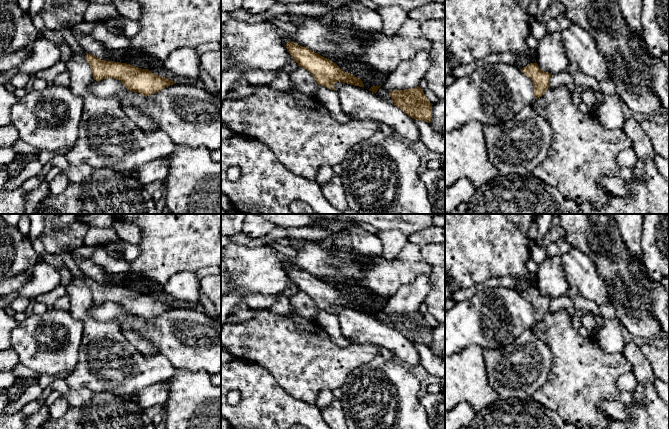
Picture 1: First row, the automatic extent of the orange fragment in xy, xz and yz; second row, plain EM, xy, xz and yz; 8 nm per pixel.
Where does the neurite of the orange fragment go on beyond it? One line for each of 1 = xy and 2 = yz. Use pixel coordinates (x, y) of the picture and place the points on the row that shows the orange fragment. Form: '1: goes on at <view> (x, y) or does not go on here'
1: does not go on here
2: does not go on here

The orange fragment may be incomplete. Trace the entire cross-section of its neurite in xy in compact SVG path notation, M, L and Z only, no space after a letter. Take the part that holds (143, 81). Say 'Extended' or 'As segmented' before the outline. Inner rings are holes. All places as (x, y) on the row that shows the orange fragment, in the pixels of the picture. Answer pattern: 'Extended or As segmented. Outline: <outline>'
As segmented. Outline: M88 53L85 59L92 69L94 80L114 78L121 81L128 90L143 96L150 96L175 84L172 80L156 75L148 69L141 69L127 63L101 60Z

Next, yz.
As segmented. Outline: M530 63L523 67L521 71L533 82L535 98L540 98L549 88L551 74L542 71L537 63Z

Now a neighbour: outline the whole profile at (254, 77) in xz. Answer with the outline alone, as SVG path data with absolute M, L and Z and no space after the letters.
M251 70L248 71L244 78L247 80L248 84L254 86L264 86L273 82L278 76L279 70L275 71L260 71Z

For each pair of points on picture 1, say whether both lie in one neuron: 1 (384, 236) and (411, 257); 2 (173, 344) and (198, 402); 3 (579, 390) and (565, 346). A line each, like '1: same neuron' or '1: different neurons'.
1: different neurons
2: different neurons
3: same neuron

